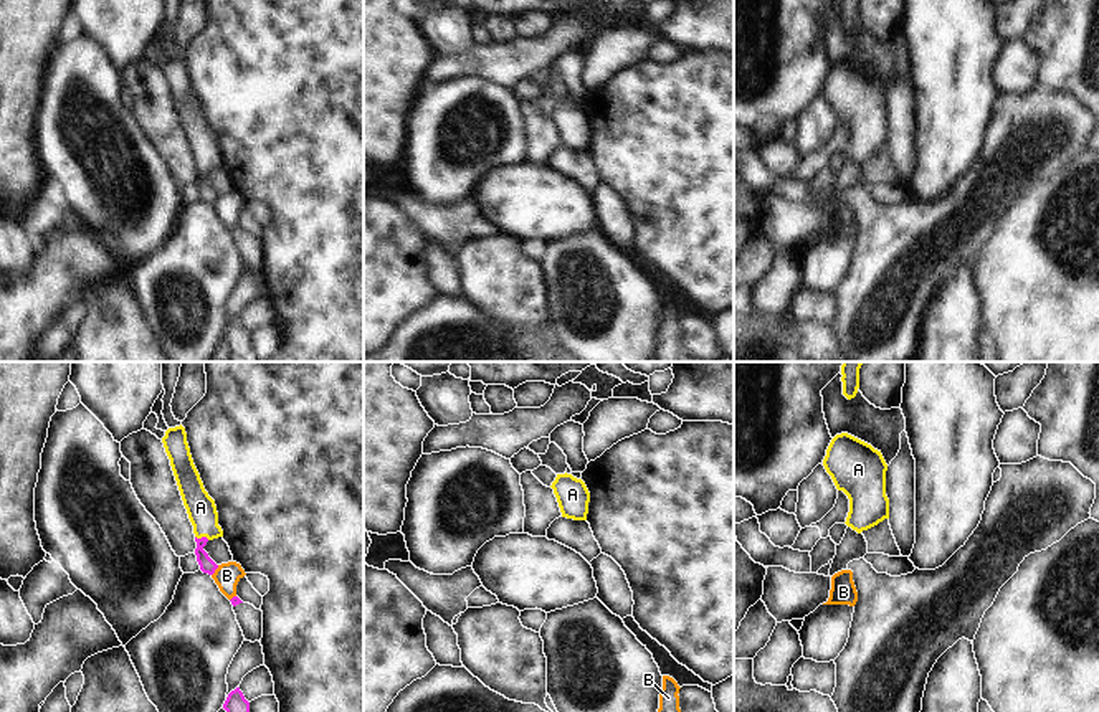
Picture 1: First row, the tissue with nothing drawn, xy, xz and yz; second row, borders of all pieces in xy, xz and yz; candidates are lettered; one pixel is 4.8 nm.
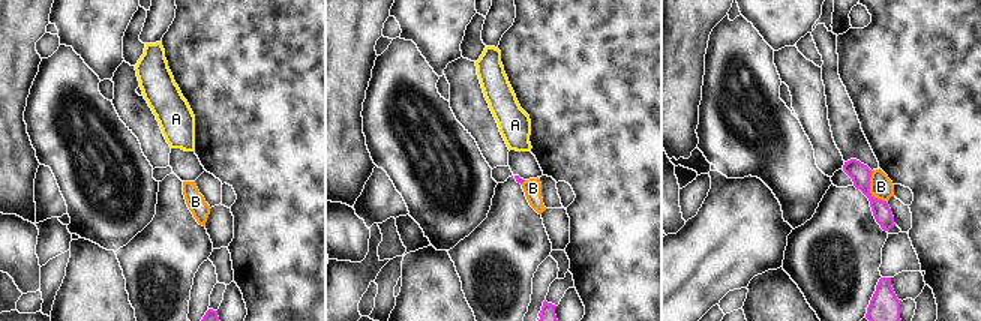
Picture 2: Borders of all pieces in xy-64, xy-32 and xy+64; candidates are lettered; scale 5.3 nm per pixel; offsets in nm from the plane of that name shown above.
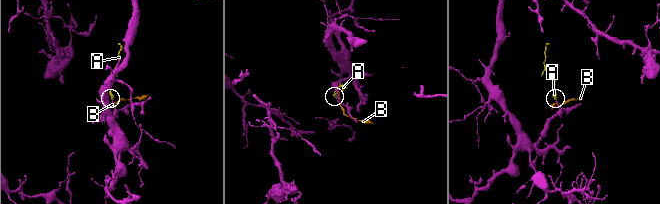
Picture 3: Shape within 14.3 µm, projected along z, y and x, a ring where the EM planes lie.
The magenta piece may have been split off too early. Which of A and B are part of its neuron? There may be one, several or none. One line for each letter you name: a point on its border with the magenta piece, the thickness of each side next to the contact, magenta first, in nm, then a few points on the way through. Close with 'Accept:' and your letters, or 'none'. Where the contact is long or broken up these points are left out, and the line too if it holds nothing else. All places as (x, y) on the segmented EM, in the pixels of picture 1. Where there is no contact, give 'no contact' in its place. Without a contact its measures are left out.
A: xy (202, 537) | 80/140 nm | across xy (207, 565), (200, 554), (202, 537), (200, 507)
Accept: A

